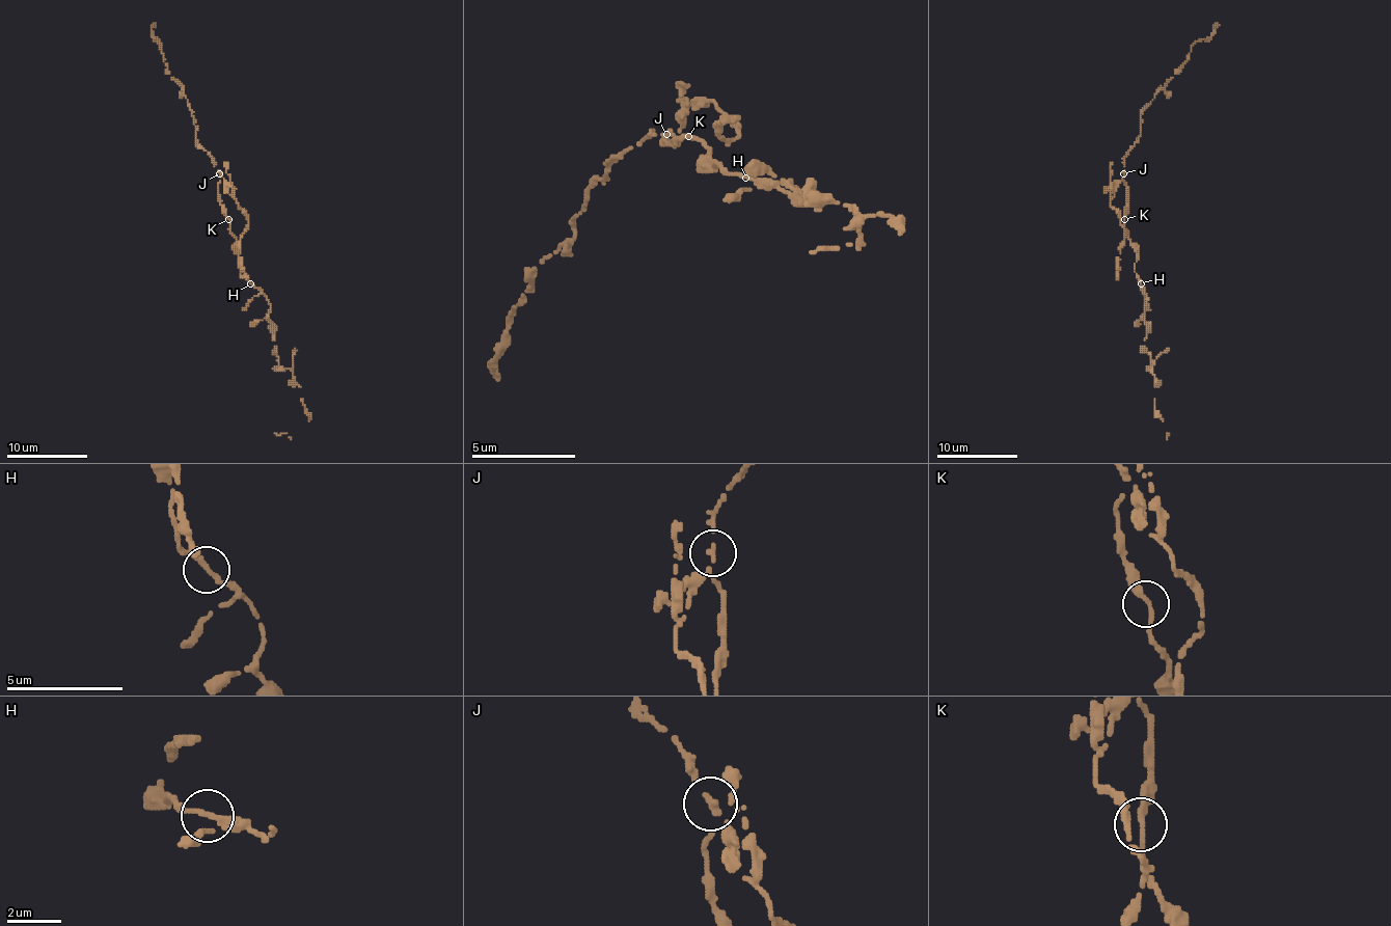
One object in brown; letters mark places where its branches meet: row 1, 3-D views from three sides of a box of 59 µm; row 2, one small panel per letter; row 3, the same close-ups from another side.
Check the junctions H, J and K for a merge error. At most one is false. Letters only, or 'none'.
J

